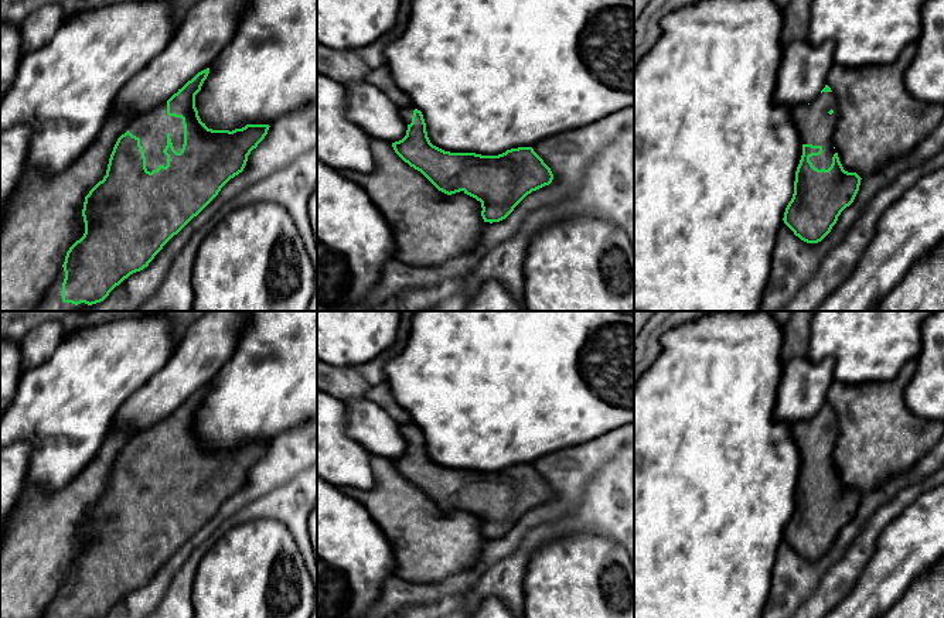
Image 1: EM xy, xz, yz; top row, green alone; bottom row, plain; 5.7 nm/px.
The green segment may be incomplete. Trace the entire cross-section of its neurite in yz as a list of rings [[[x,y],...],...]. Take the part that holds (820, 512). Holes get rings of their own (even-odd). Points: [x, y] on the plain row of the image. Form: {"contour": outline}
{"contour": [[[828,402],[811,420],[791,426],[791,437],[802,460],[802,472],[795,488],[794,511],[783,537],[807,560],[818,560],[831,549],[841,529],[853,519],[862,496],[856,489],[844,486],[835,468],[832,455],[838,434],[838,420]]]}

